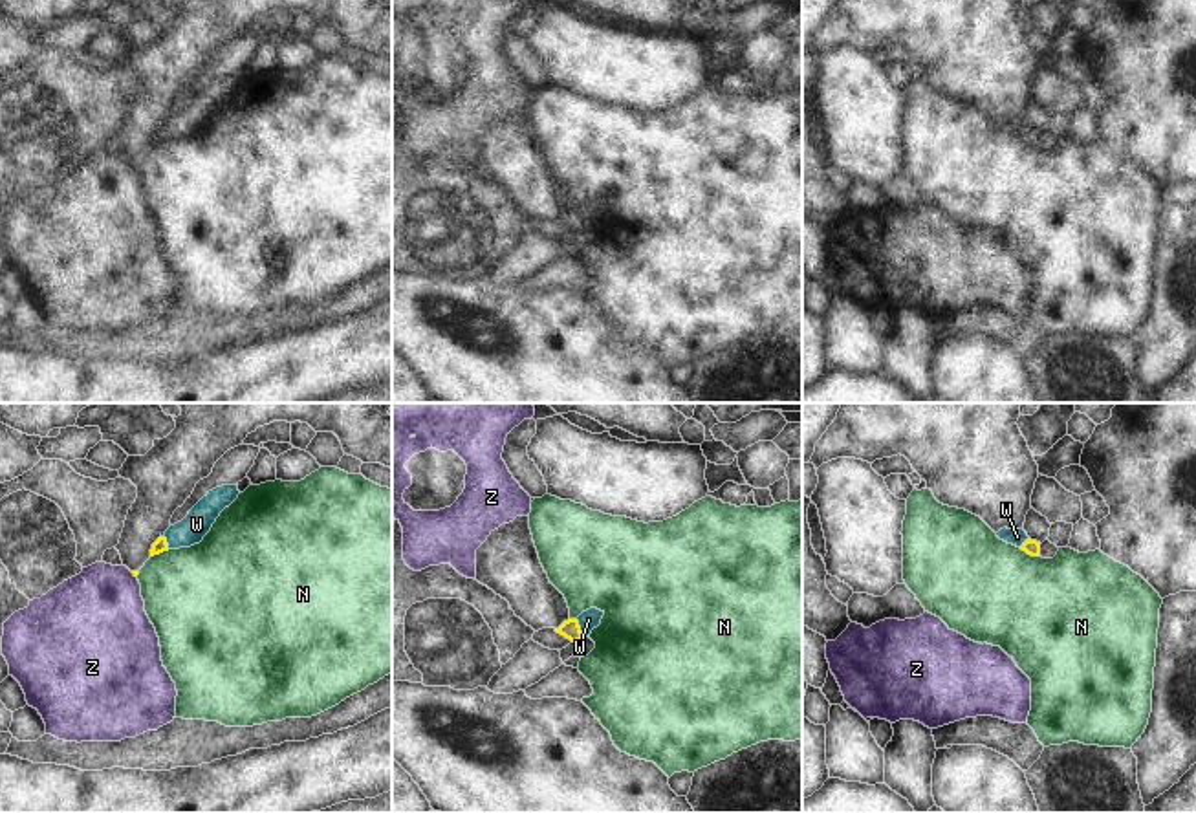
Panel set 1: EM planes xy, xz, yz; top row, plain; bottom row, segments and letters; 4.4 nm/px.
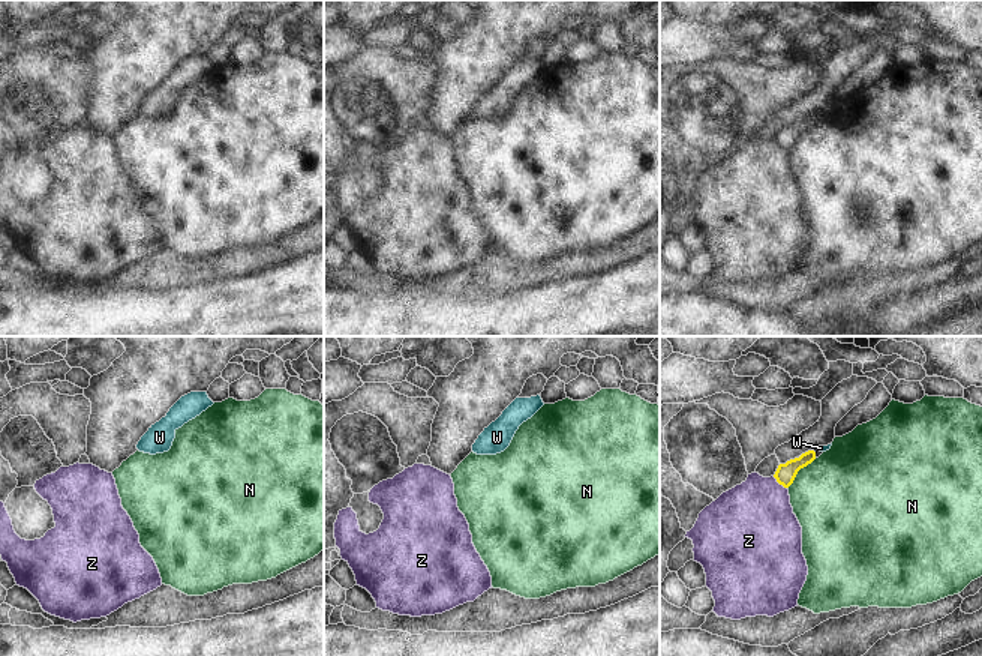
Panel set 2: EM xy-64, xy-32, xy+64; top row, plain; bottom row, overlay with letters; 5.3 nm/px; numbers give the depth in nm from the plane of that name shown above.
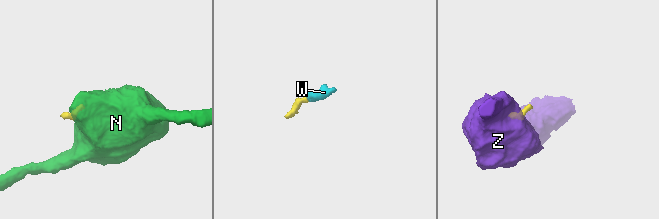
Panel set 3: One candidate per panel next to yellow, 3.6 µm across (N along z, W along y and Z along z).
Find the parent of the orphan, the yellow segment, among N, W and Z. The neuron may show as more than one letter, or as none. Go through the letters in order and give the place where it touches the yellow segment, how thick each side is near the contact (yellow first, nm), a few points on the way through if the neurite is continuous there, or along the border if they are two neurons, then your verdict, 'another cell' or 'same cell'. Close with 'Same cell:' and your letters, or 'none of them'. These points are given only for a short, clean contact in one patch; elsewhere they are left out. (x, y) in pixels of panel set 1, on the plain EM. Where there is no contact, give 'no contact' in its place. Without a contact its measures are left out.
N: contact yz (1030, 143); calibres 70 and 460 nm; border yz (1019, 138), (1039, 147); another cell
W: contact xz (579, 218); calibres 90 and 90 nm; way xz (570, 218), (579, 218), (588, 209); same cell
Z: contact xy (134, 165); calibres 20 and 420 nm; border xy (130, 162), (136, 167); another cell
Same cell: W

